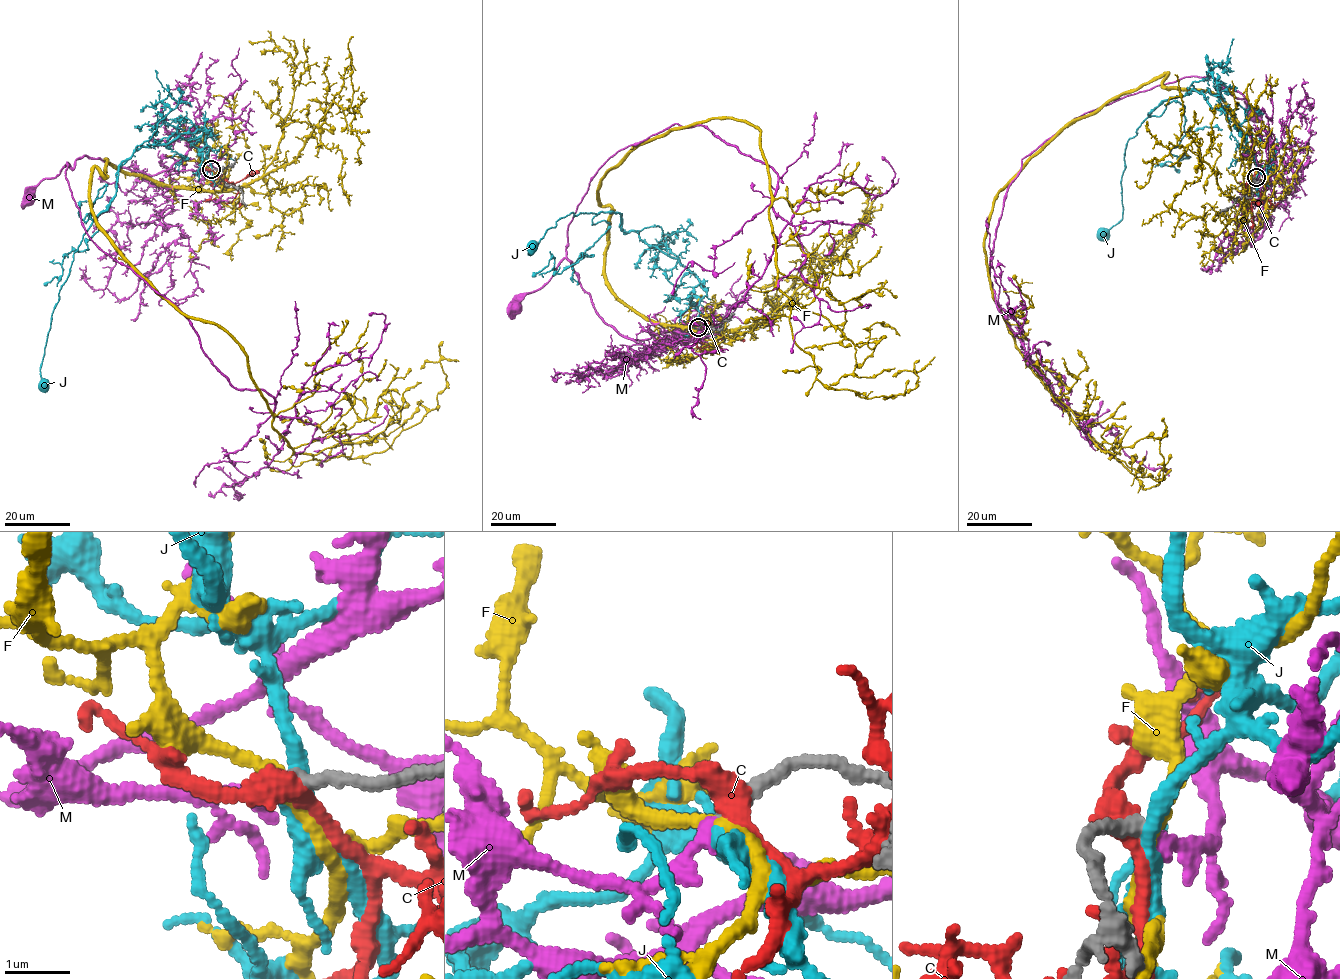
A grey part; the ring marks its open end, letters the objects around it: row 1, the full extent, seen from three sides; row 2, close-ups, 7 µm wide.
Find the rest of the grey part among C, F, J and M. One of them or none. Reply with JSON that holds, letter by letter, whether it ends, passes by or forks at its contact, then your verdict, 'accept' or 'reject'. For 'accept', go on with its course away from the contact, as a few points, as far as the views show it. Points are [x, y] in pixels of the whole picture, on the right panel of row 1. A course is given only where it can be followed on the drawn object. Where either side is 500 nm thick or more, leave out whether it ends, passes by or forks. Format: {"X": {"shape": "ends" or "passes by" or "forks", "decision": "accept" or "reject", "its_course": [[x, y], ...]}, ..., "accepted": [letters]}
{"C": {"shape": "passes by", "decision": "reject"}, "F": {"shape": "passes by", "decision": "reject"}, "J": {"shape": "passes by", "decision": "reject"}, "M": {"shape": "passes by", "decision": "accept", "its_course": [[1256, 177], [1272, 162], [1268, 133], [1242, 95], [1219, 88], [1219, 82], [1230, 95], [1244, 98], [1252, 113]]}, "accepted": ["M"]}

